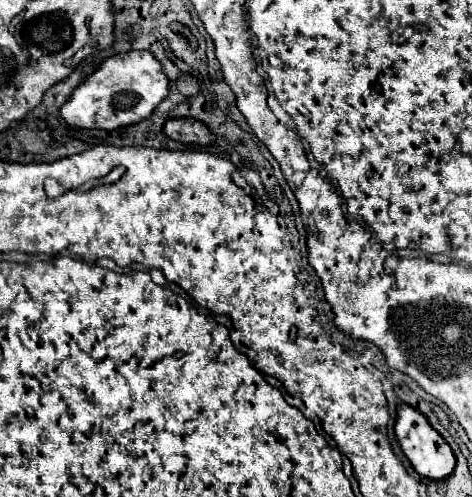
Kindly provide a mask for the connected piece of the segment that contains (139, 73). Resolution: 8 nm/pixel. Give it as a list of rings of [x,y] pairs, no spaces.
[[[131,50],[107,58],[61,108],[61,116],[75,128],[115,130],[147,118],[169,94],[169,78],[161,62],[147,50]]]

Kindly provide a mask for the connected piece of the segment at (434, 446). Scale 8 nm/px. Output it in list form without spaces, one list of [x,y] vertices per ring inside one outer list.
[[[399,404],[397,406],[397,422],[395,422],[395,434],[397,440],[405,452],[405,456],[409,458],[409,462],[413,464],[413,468],[425,476],[425,478],[445,478],[453,472],[455,468],[455,454],[449,448],[449,444],[445,442],[445,438],[429,424],[429,420],[415,410],[409,404]]]

